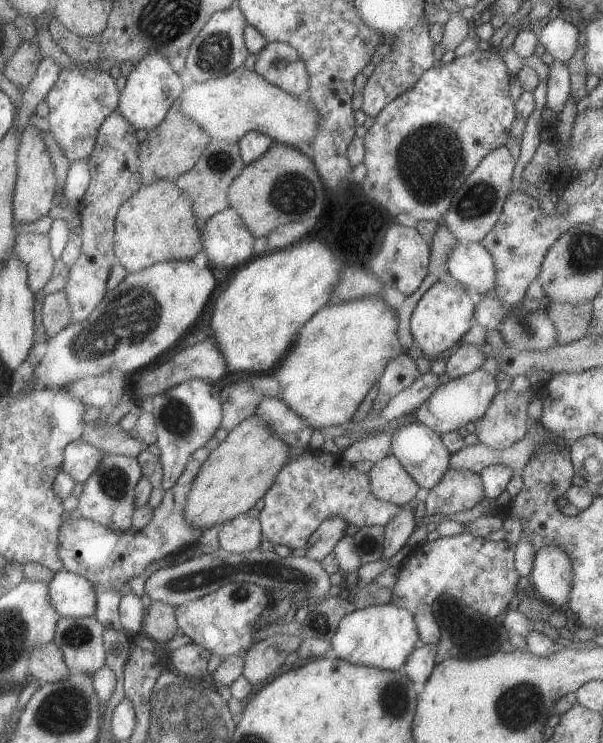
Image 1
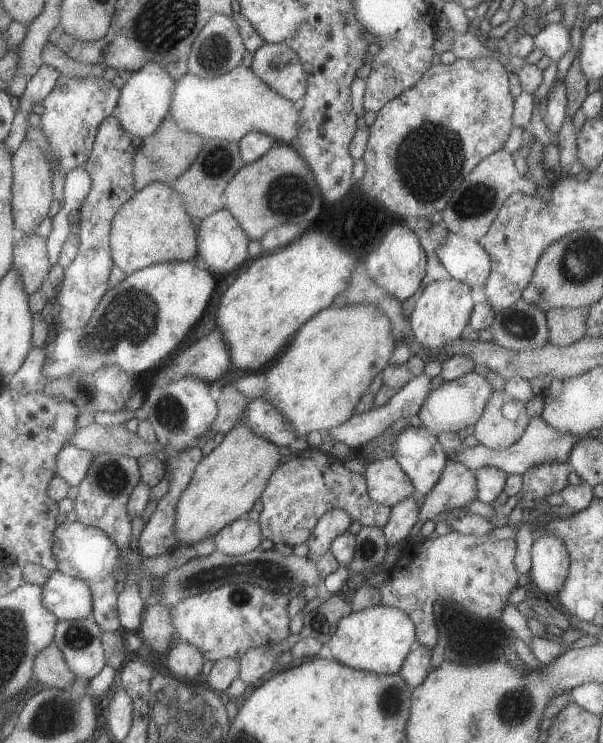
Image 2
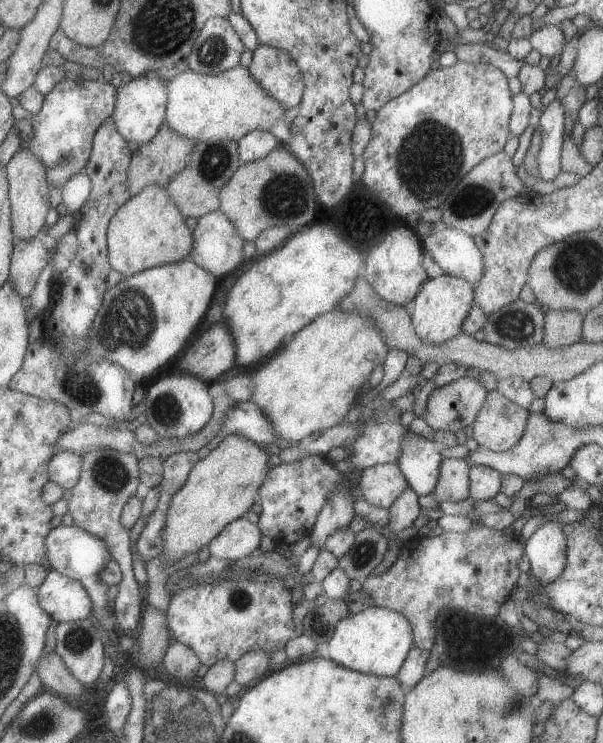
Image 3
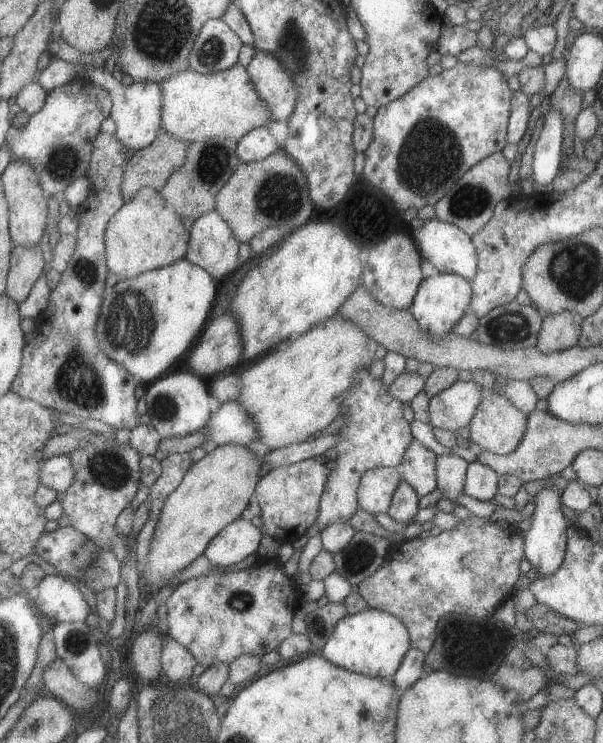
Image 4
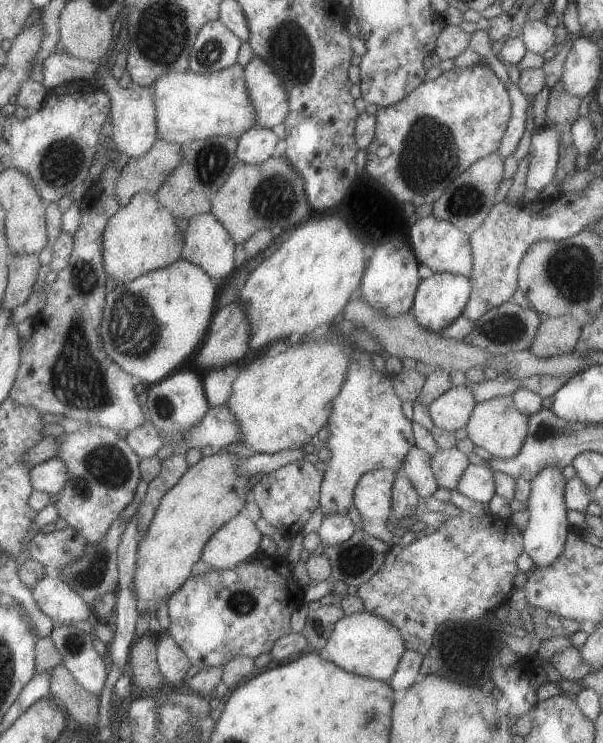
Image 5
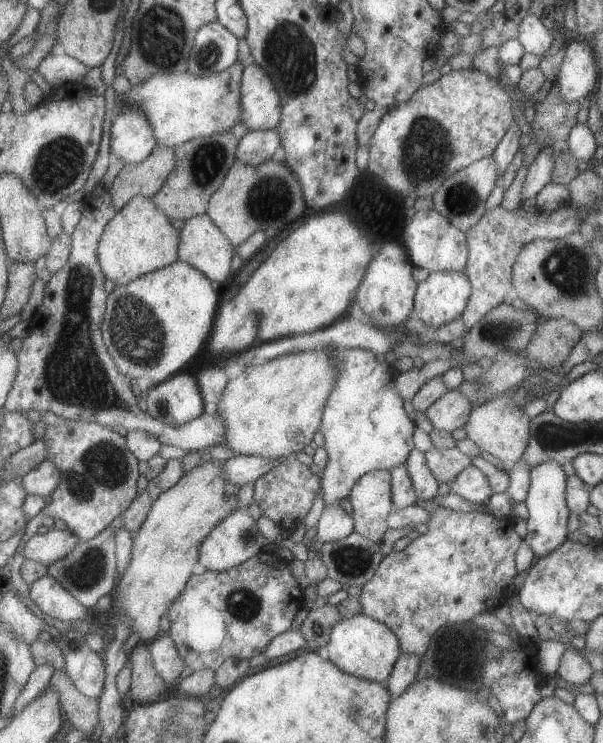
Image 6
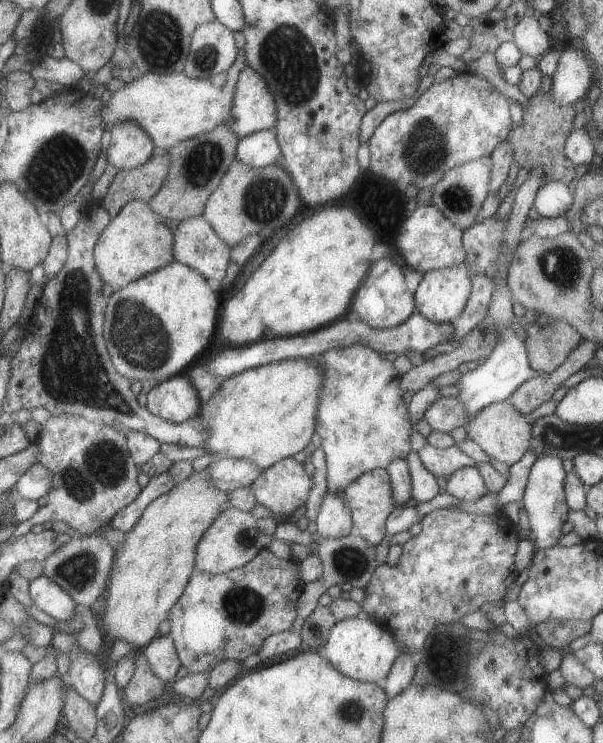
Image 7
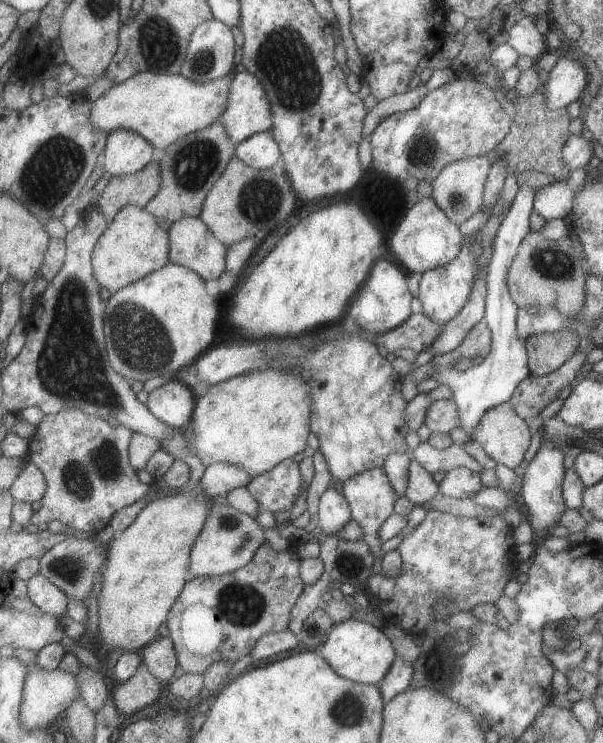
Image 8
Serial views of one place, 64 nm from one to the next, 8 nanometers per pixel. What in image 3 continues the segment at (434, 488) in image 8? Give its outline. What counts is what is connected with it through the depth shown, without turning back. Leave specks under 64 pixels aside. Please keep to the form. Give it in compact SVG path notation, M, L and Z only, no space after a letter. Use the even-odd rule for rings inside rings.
M408 431L403 436L396 464L411 490L416 495L426 495L433 493L437 484L441 460L434 440Z

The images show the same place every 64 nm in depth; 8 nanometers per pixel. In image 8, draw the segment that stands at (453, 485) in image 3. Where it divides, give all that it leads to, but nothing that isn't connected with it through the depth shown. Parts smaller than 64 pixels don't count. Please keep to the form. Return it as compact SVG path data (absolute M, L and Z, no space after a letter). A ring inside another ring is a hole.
M427 441L419 443L417 448L409 452L409 457L417 461L429 474L449 472L452 468L465 467L479 474L479 465L471 456L467 455L462 445L452 443L445 450L433 448Z

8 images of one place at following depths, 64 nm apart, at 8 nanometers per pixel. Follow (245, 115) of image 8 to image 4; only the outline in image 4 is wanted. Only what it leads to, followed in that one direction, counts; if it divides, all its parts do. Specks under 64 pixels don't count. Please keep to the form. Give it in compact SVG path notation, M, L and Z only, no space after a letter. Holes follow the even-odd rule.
M256 49L245 70L259 100L269 110L271 121L287 121L297 102L297 90L291 74L275 56Z

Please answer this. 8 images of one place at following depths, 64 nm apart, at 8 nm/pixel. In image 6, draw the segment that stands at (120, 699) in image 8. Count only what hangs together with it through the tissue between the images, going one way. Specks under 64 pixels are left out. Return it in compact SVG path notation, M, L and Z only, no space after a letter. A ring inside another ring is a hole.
M138 642L128 654L131 662L131 682L127 692L127 702L145 703L162 694L168 687L155 672L147 644Z

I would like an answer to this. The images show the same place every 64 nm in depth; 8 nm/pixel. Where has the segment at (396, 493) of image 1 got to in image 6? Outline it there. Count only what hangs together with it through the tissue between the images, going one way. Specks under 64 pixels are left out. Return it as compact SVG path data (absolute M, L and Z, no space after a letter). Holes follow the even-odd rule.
M385 469L366 472L349 491L354 531L371 542L381 543L387 530L387 515L394 509L390 497L390 472Z

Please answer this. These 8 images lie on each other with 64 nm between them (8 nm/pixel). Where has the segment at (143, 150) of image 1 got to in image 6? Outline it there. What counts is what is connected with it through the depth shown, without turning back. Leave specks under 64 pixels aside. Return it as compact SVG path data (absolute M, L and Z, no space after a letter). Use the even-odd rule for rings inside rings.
M159 146L139 164L125 164L111 183L111 204L121 210L134 196L152 197L167 182L168 174L175 166L175 150Z

